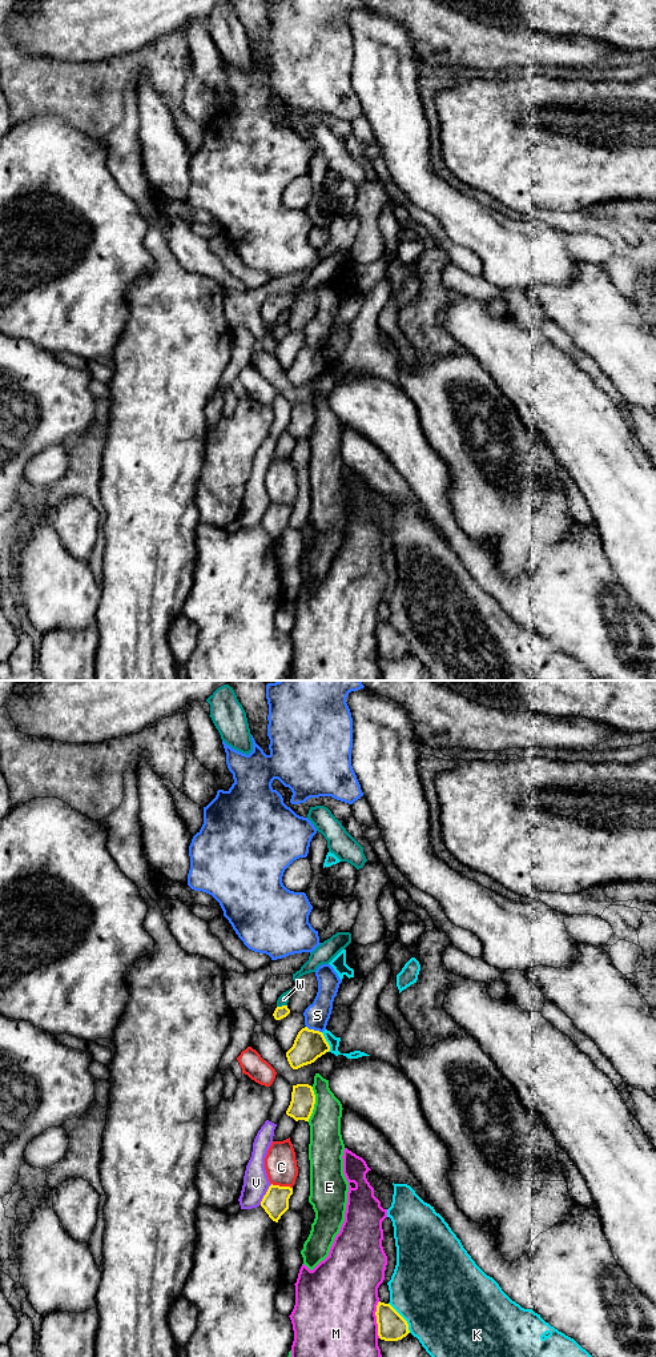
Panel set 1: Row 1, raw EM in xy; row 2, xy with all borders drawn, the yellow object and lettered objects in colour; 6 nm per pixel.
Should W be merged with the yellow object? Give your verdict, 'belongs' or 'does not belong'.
does not belong

